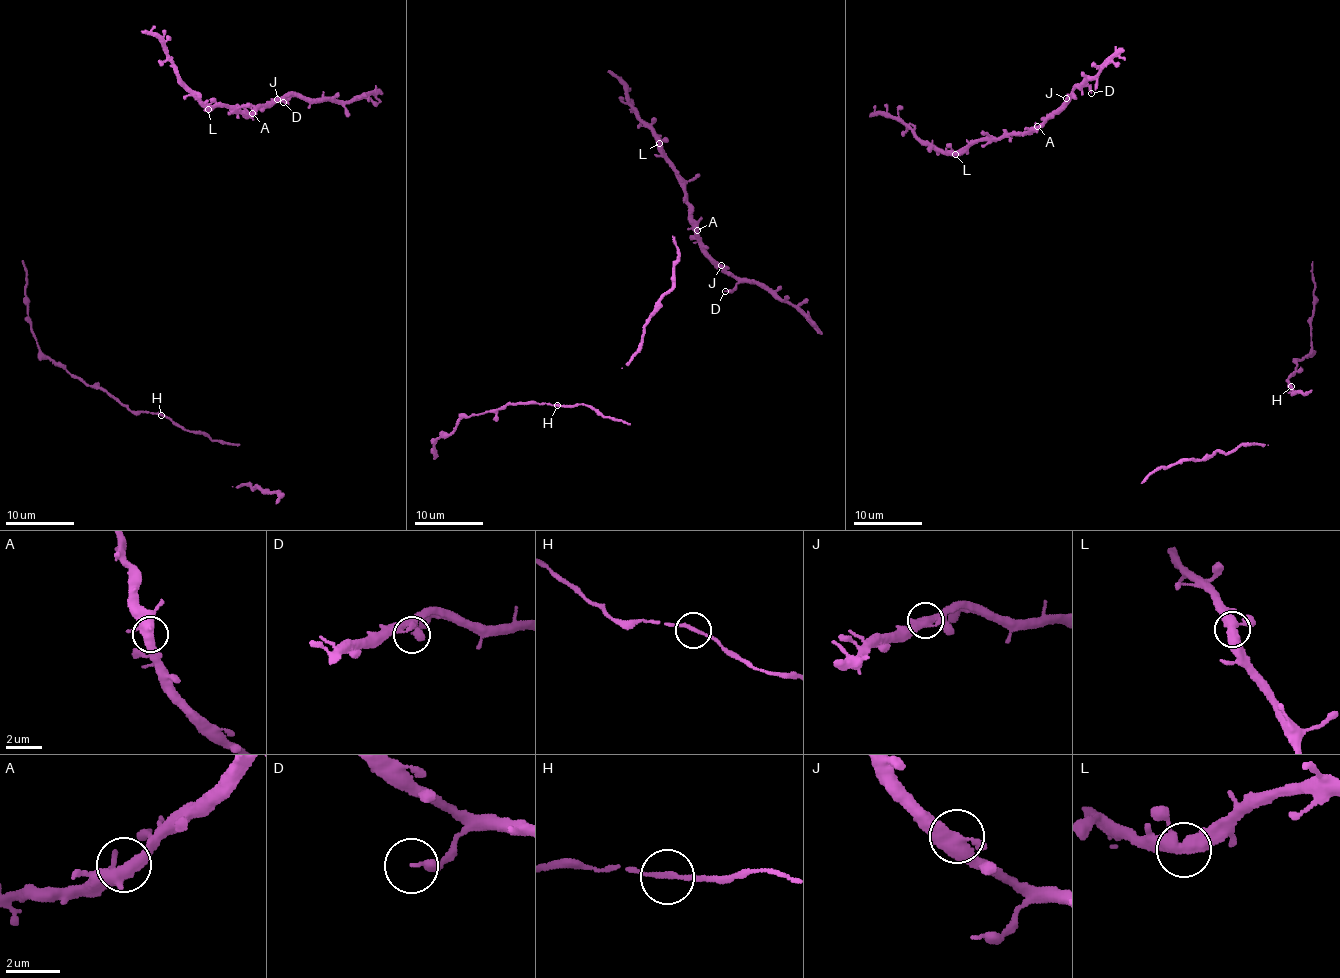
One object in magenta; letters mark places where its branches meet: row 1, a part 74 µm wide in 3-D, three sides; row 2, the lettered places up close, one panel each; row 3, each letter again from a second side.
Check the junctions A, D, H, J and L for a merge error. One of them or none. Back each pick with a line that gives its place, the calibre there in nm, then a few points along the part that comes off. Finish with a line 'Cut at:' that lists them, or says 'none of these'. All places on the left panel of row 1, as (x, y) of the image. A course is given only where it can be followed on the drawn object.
Cut at: none of these

